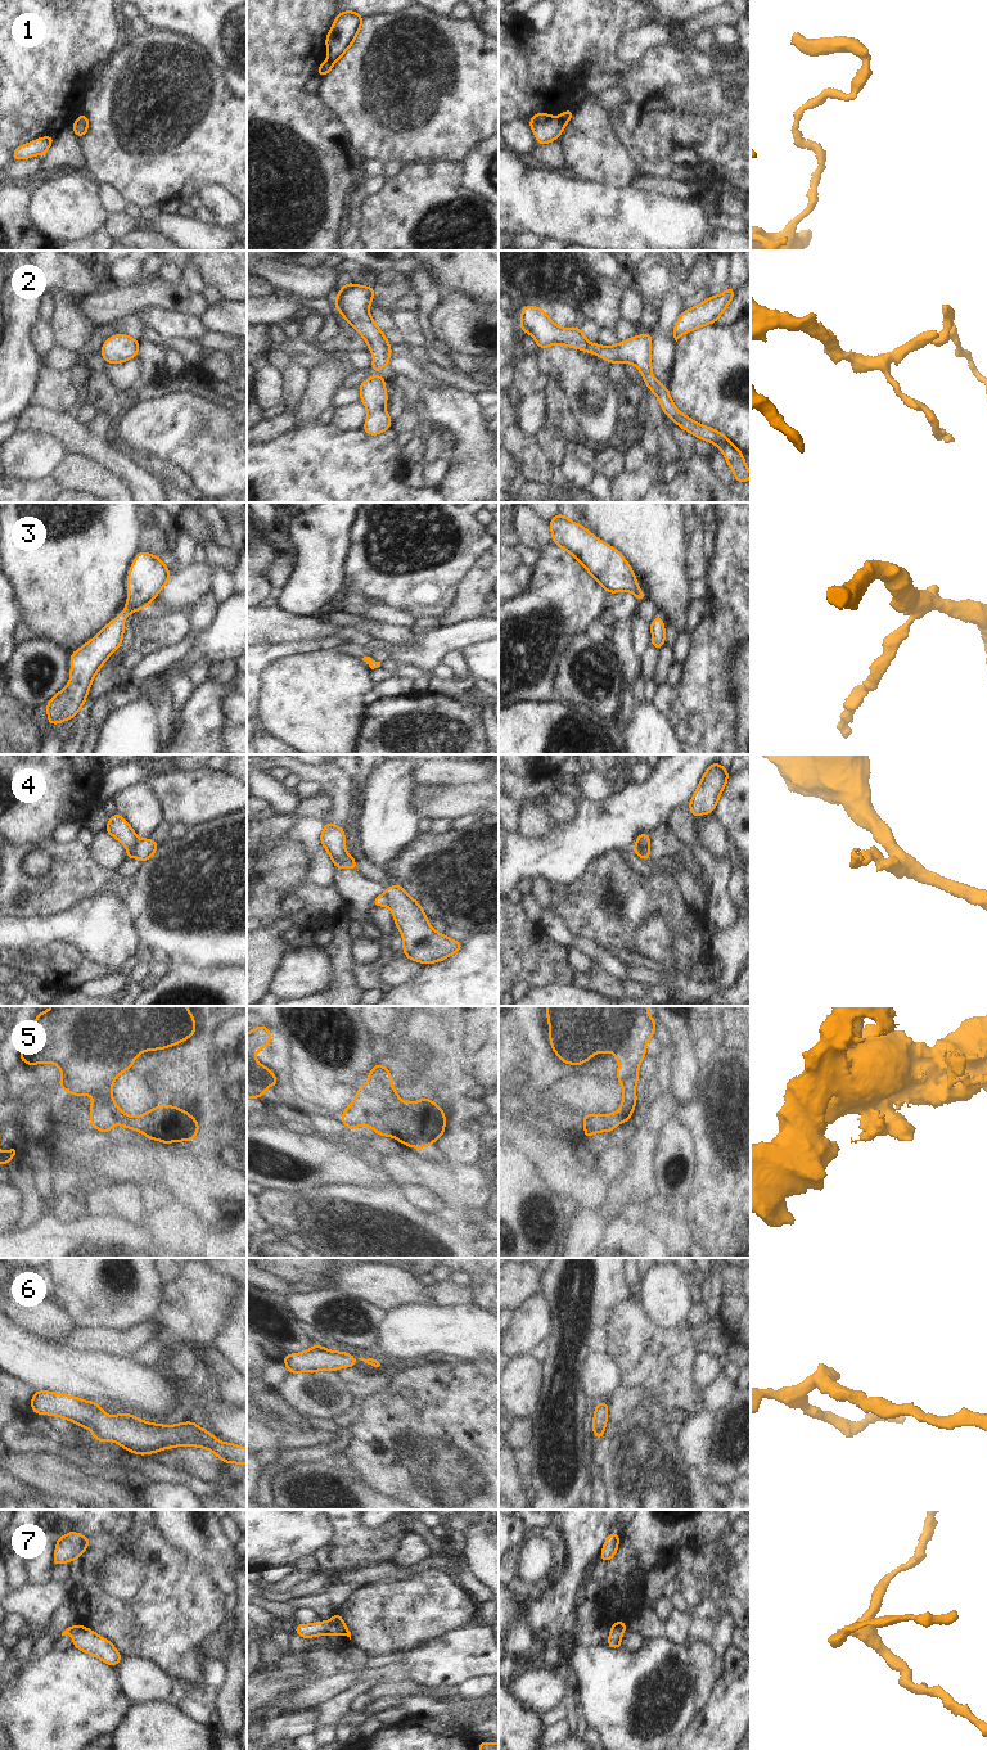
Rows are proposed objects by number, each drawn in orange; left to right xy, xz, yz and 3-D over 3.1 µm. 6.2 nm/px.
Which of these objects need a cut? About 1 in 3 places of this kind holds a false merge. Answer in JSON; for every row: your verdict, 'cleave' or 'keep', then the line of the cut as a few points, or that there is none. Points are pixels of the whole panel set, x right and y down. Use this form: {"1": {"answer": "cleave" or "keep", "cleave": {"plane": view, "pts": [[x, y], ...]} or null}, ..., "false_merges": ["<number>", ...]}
{"1": {"answer": "cleave", "cleave": {"plane": "yz", "pts": [[558, 117], [564, 123]]}}, "2": {"answer": "keep", "cleave": null}, "3": {"answer": "keep", "cleave": null}, "4": {"answer": "cleave", "cleave": {"plane": "yz", "pts": [[636, 843], [649, 853]]}}, "5": {"answer": "keep", "cleave": null}, "6": {"answer": "keep", "cleave": null}, "7": {"answer": "keep", "cleave": null}, "false_merges": ["1", "4"]}

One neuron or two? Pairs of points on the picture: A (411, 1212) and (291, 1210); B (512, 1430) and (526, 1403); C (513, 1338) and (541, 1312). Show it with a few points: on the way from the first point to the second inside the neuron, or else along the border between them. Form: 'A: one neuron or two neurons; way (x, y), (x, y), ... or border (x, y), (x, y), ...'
A: one neuron; way (382, 1213), (320, 1213)
B: two neurons; border (512, 1415), (531, 1419)
C: one neuron; way (519, 1334), (535, 1318)

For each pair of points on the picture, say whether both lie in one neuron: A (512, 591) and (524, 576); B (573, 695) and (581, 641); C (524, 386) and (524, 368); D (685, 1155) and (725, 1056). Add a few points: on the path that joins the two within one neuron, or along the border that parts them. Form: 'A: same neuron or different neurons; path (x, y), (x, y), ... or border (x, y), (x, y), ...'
A: same neuron; path (513, 587), (521, 580)
B: same neuron; path (572, 682), (568, 673), (568, 663), (573, 654)
C: same neuron; path (524, 382), (524, 371)
D: different neurons; border (676, 1118), (689, 1130), (693, 1137), (697, 1167)

